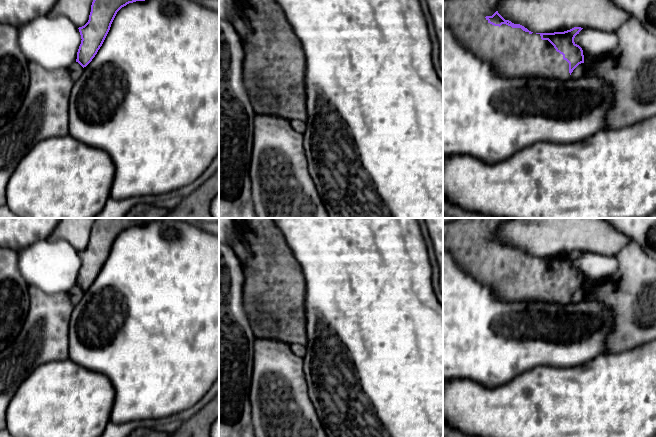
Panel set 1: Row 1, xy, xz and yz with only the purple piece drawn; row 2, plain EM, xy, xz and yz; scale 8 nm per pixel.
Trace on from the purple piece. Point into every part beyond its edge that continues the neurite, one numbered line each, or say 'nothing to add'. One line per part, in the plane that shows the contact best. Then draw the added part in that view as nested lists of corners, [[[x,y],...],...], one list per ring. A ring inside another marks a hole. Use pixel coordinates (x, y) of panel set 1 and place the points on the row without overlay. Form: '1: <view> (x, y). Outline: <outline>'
1: yz (512, 276). Outline: [[[458,218],[443,224],[443,249],[448,251],[456,264],[477,281],[488,286],[496,296],[504,302],[543,302],[566,305],[570,301],[569,287],[563,279],[556,275],[548,264],[542,264],[540,258],[523,255],[521,252],[512,252],[506,248],[494,250],[488,246],[486,240],[492,240],[505,222],[502,218]]]

